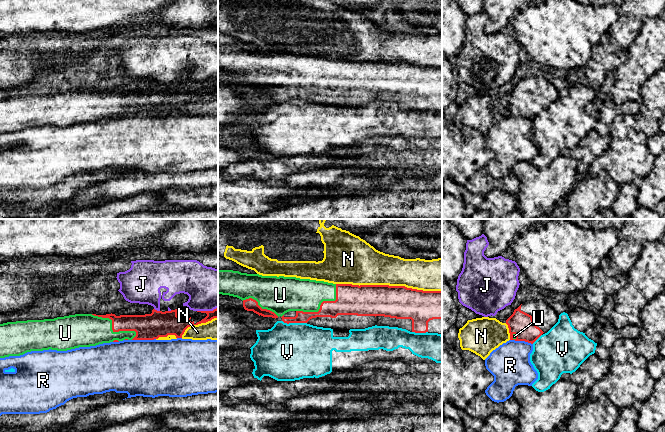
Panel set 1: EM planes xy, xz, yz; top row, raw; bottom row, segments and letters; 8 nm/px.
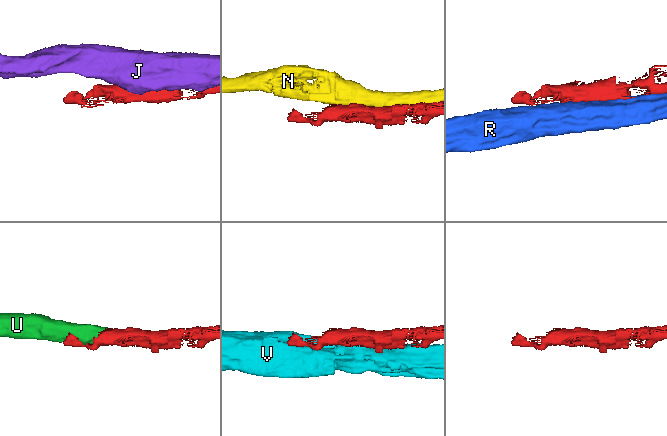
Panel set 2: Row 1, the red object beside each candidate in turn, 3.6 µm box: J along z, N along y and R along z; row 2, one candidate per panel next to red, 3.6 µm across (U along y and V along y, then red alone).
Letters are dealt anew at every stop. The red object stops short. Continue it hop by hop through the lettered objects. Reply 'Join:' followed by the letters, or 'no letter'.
Join: U

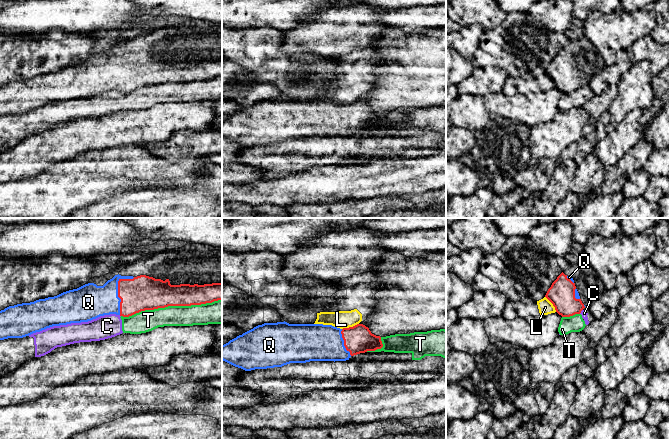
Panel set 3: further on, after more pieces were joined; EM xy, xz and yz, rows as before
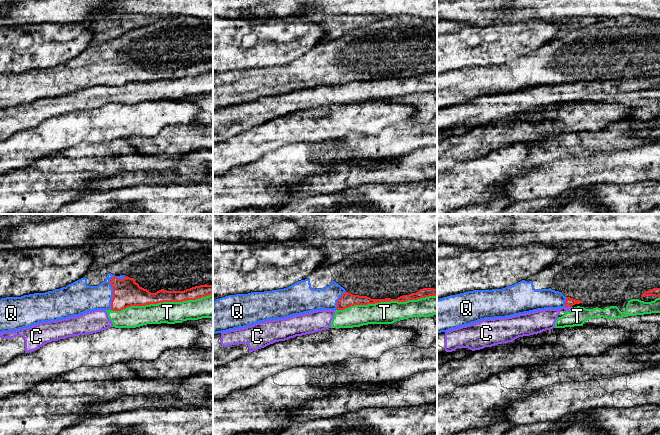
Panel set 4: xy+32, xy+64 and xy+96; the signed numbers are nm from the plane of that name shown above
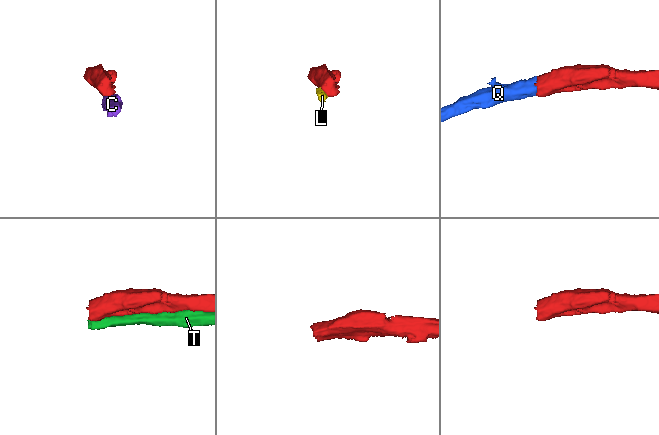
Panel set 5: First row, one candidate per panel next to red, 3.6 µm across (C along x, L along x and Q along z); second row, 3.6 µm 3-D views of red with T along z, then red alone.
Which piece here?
Join: Q

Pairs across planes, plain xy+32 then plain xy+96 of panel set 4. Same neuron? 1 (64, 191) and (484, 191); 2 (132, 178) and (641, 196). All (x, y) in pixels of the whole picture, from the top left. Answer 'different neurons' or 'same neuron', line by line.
1: same neuron
2: different neurons

